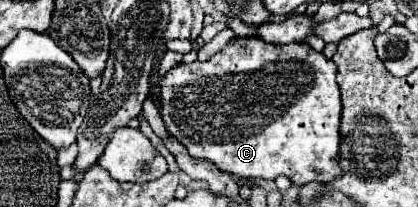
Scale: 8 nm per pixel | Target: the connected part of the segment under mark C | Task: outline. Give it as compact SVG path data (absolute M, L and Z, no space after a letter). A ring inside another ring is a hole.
M236 37L220 53L216 53L212 59L208 59L204 63L202 61L194 61L188 65L180 63L160 79L160 117L164 119L166 131L172 137L176 137L182 145L186 145L190 155L194 155L198 159L208 159L214 165L218 165L218 169L232 173L240 179L276 179L280 175L286 175L294 185L304 185L308 181L320 181L320 183L332 181L334 175L340 173L340 167L338 167L340 111L342 111L342 103L340 103L340 91L336 85L336 65L332 59L326 59L324 53L314 51L308 43L278 45L278 43L268 43L260 37ZM220 113L222 113L220 119L224 119L224 123L220 127L214 127L212 117L216 117Z

